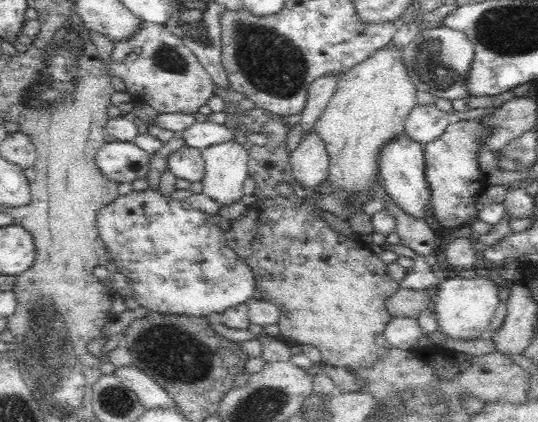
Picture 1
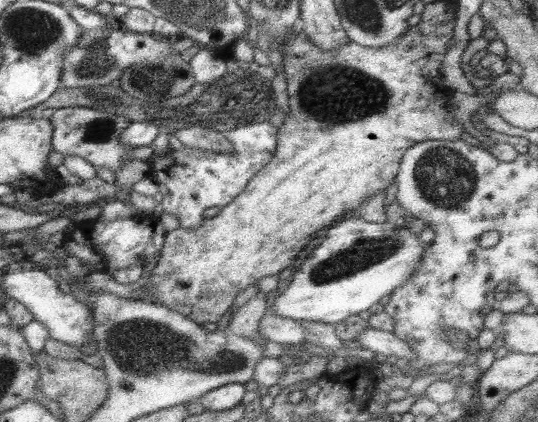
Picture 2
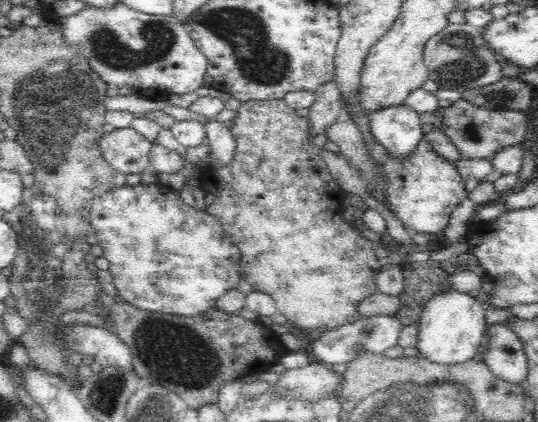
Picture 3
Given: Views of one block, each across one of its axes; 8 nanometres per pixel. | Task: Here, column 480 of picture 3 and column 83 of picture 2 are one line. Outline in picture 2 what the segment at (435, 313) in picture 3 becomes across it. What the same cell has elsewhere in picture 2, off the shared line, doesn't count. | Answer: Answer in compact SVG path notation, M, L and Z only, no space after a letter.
M17 254L17 258L12 260L10 264L3 266L3 275L1 282L1 289L4 290L6 296L15 298L18 302L22 302L22 305L32 314L33 319L38 320L41 324L44 324L48 329L51 338L60 340L69 345L81 346L86 340L89 331L95 328L94 316L91 312L93 308L88 302L77 301L72 292L63 292L58 287L58 277L54 275L51 270L33 270L34 264L27 258L23 258Z

